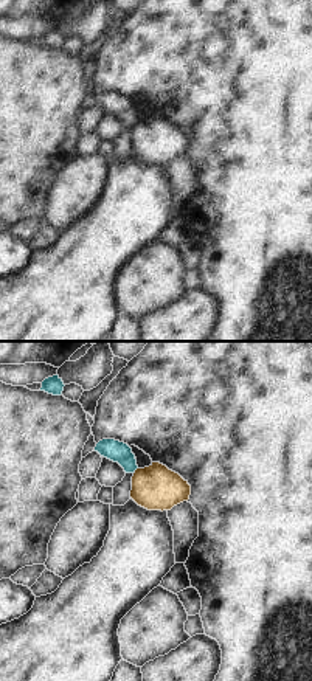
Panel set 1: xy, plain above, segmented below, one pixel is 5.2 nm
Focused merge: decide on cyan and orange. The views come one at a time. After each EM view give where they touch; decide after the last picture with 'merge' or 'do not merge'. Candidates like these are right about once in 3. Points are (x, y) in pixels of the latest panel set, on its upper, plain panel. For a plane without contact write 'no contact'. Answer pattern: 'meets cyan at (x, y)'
meets cyan at (135, 121)

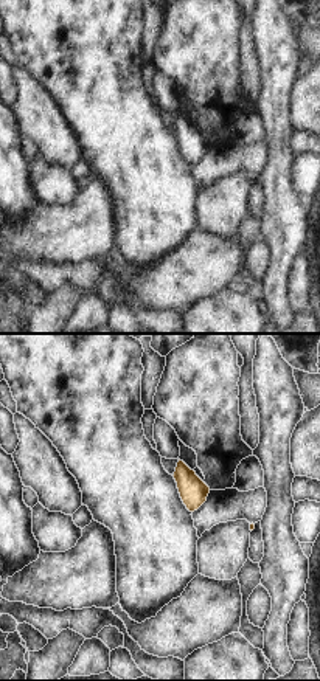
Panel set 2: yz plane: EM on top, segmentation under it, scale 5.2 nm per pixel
no contact

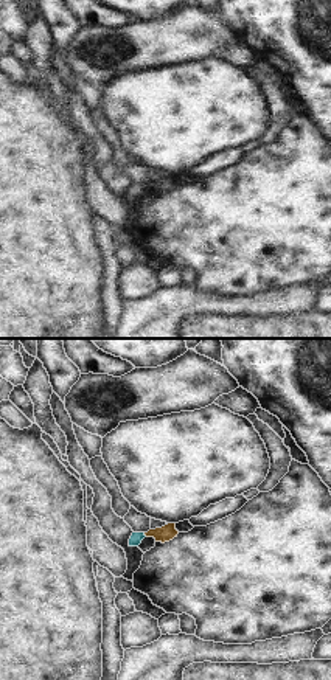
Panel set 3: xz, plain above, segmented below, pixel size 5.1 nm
meets cyan at (143, 187)

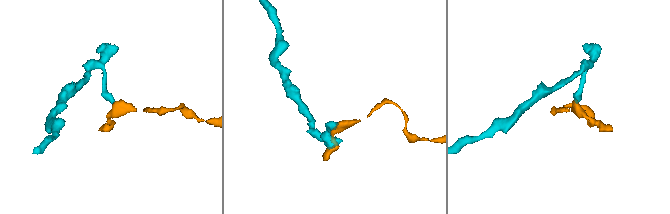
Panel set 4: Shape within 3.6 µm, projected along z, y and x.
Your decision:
do not merge

